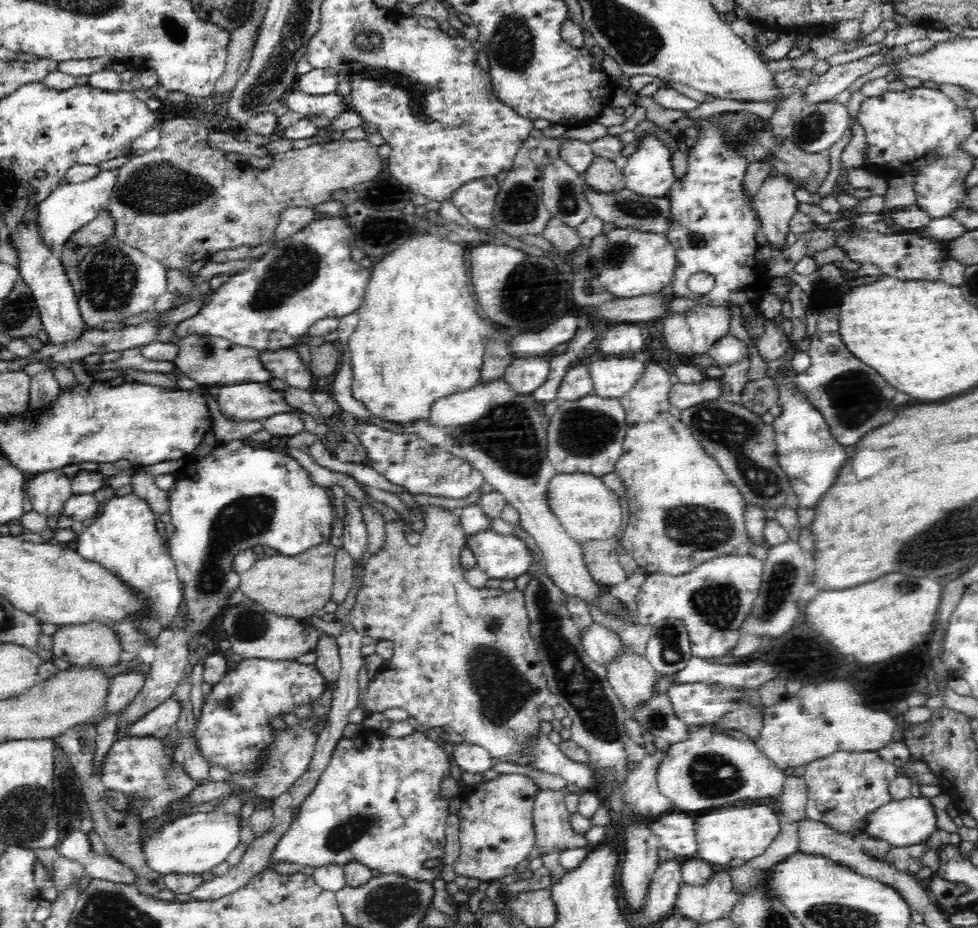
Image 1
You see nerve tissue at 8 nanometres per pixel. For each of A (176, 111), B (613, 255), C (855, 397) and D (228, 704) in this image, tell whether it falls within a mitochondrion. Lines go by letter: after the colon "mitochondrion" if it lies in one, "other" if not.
A: other
B: mitochondrion
C: mitochondrion
D: mitochondrion

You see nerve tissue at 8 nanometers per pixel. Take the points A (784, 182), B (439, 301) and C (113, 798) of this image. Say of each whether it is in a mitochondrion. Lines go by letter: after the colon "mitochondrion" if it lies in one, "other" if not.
A: other
B: other
C: other

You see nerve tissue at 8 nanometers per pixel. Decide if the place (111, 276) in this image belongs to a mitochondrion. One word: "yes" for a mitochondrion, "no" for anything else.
yes

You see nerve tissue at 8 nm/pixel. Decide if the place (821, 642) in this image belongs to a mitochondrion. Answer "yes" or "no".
no

